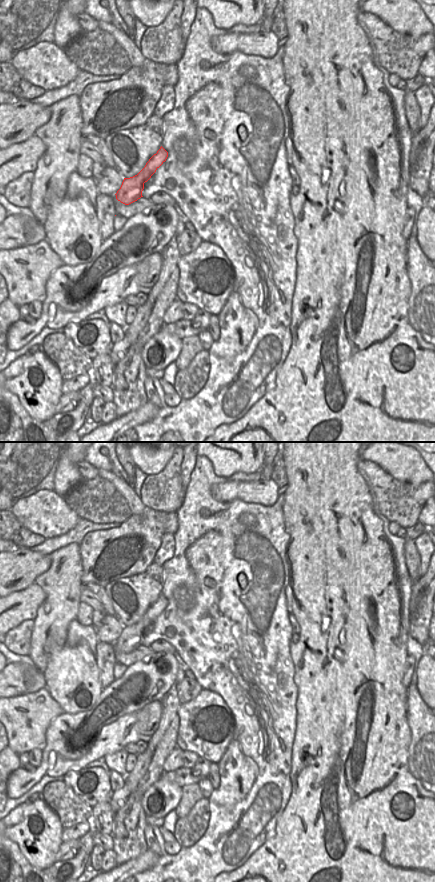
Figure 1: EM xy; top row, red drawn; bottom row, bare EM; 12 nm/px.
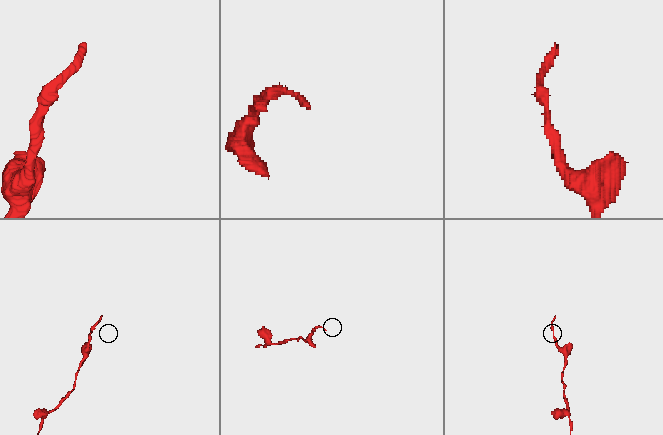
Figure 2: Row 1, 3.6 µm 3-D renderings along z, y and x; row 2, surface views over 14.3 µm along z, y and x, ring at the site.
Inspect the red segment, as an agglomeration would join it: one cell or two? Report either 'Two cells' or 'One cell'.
Two cells

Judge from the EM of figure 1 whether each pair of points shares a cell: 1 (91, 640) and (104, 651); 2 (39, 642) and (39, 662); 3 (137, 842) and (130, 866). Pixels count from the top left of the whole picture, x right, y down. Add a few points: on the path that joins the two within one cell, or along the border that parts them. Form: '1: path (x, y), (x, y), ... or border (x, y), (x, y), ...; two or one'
1: border (98, 641), (95, 647), (95, 655); two
2: path (39, 647), (39, 657); one
3: border (147, 849), (138, 856), (117, 866); two

